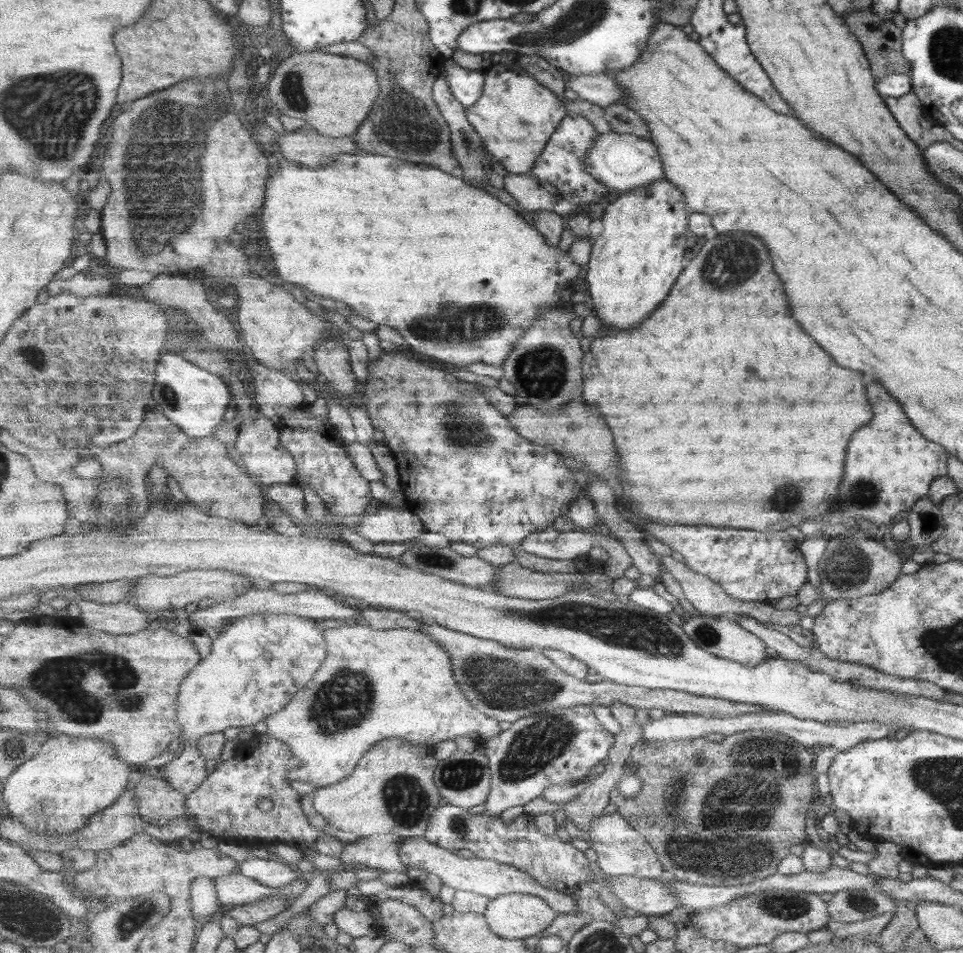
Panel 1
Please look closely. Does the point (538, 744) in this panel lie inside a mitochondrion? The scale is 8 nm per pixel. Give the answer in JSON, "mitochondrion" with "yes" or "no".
{"mitochondrion":"yes"}

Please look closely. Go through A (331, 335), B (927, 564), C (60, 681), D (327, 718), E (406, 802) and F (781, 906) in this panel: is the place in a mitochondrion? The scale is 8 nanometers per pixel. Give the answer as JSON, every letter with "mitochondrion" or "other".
{"A":"other","B":"other","C":"mitochondrion","D":"mitochondrion","E":"mitochondrion","F":"mitochondrion"}

